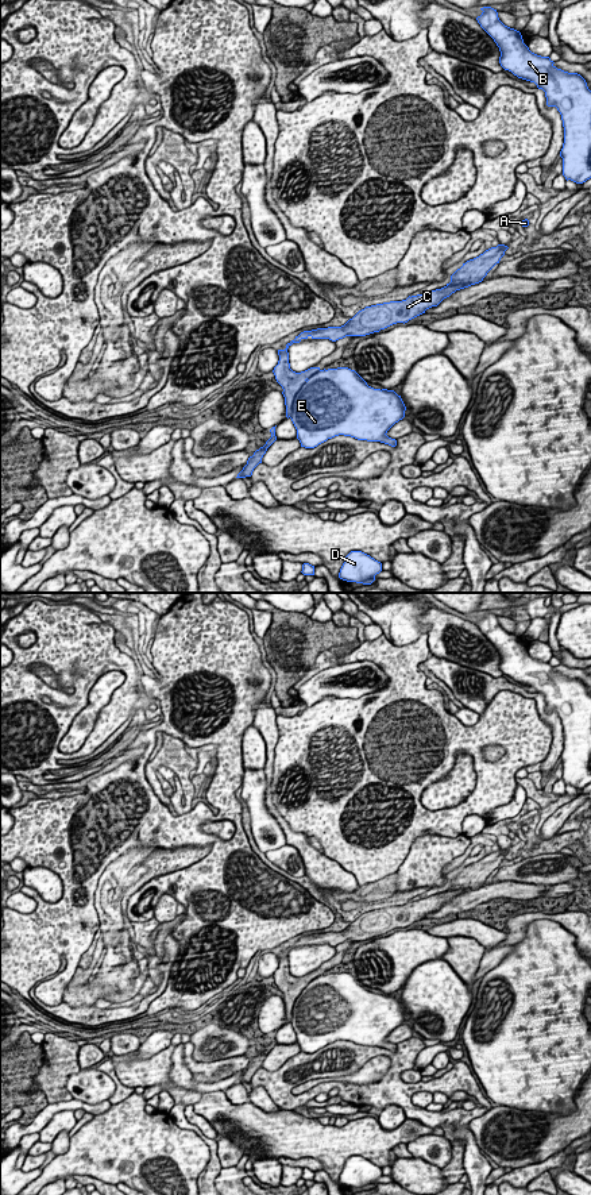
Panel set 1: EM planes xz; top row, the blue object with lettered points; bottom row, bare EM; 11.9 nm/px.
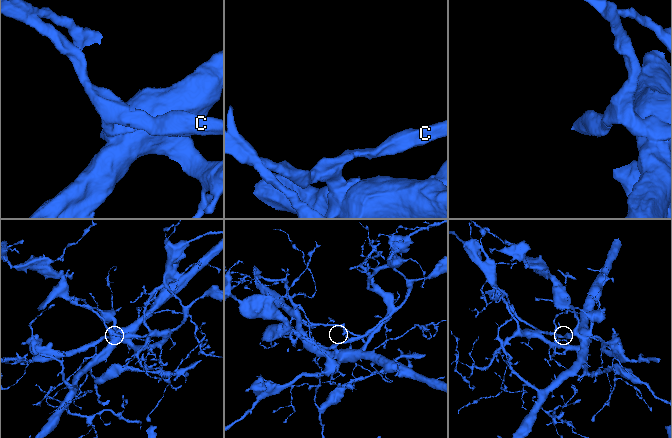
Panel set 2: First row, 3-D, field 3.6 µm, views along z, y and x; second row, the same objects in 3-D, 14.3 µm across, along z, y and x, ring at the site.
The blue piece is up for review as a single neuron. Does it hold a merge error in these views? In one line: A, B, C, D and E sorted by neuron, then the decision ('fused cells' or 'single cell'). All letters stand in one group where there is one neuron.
groups A C / B D E; fused cells

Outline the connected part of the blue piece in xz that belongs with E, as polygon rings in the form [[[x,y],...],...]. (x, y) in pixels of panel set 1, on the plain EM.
[[[337,972],[308,983],[296,999],[290,1024],[305,1053],[339,1040],[395,1052],[397,1045],[386,1038],[405,1015],[394,995],[374,994],[355,975]]]

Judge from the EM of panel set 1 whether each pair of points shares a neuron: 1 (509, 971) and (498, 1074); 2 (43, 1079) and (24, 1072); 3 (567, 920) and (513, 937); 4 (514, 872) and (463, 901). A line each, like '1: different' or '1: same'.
1: same
2: different
3: same
4: different

